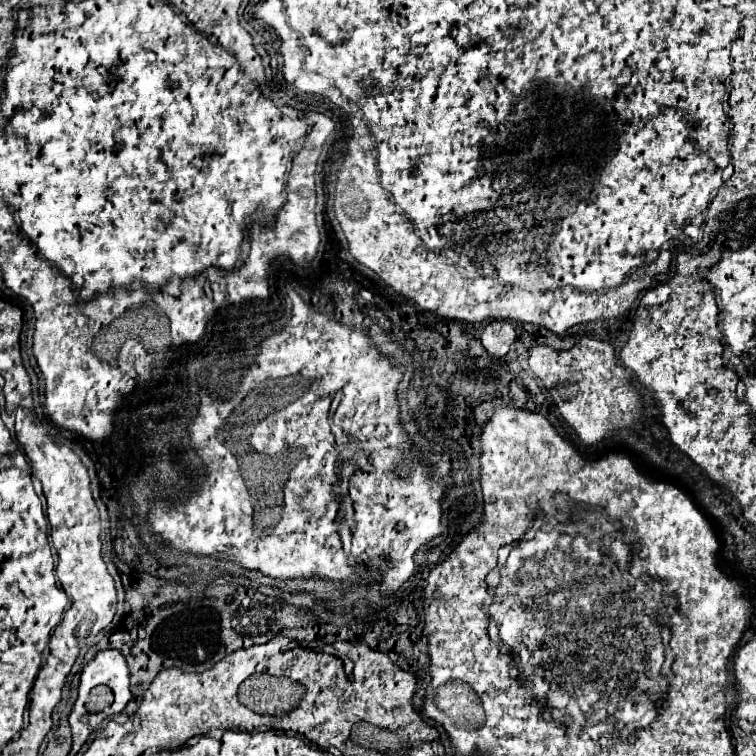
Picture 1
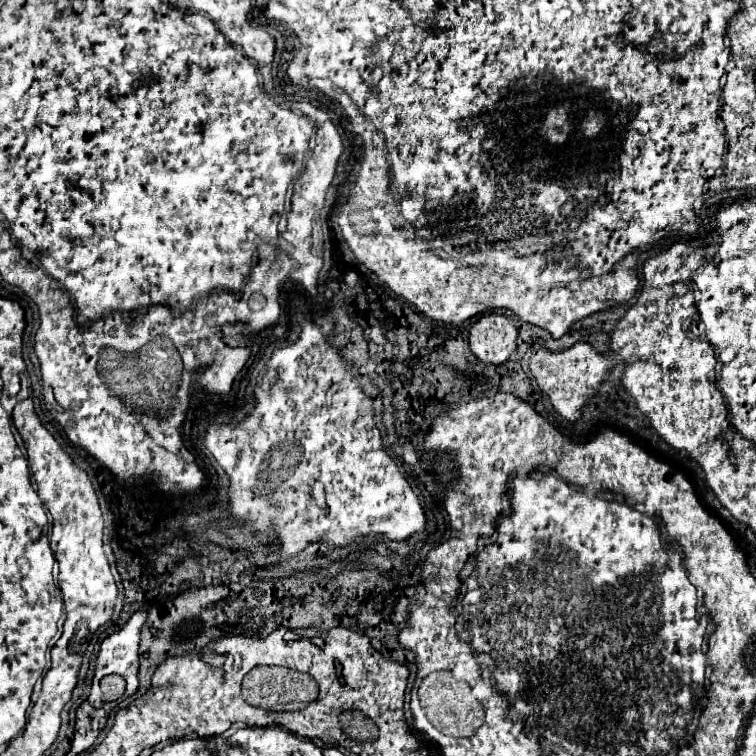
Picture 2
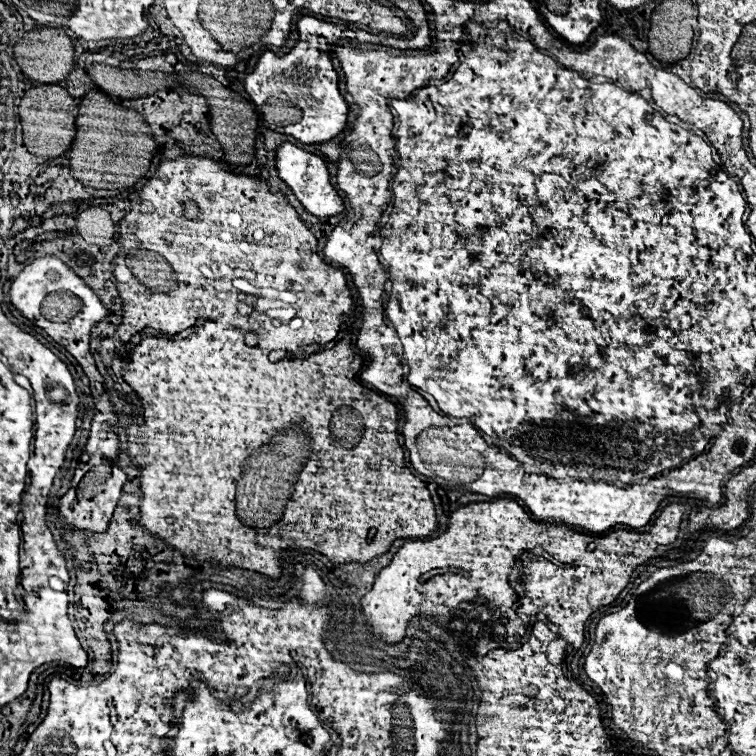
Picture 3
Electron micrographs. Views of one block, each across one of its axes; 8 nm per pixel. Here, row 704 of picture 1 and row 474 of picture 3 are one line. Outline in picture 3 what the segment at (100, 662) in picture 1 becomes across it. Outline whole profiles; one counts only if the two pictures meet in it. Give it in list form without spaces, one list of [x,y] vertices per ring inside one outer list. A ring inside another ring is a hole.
[[[93,454],[88,462],[79,465],[72,478],[70,490],[60,498],[60,504],[58,504],[58,514],[60,514],[62,524],[64,524],[66,528],[72,528],[72,530],[84,530],[84,532],[88,532],[86,536],[106,532],[106,528],[108,528],[108,524],[110,524],[110,520],[112,520],[112,514],[114,514],[114,508],[116,508],[116,504],[118,504],[122,486],[124,486],[124,482],[128,480],[126,474],[124,474],[118,466],[114,466],[114,468],[112,468],[112,474],[106,478],[106,488],[104,488],[102,494],[94,496],[92,500],[78,500],[78,498],[76,498],[76,486],[80,484],[80,480],[84,478],[84,474],[87,474],[89,468],[99,465],[99,457],[99,455]]]

